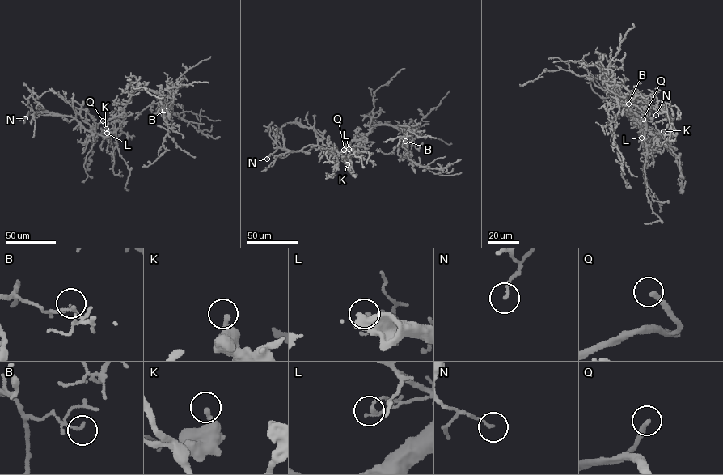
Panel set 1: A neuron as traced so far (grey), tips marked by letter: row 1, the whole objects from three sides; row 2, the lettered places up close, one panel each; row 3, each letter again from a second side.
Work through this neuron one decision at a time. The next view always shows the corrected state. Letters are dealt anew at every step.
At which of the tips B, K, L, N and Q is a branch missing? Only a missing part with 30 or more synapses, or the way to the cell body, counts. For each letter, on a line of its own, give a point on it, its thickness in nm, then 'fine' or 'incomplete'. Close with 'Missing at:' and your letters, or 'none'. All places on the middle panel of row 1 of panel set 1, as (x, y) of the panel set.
B: at (405, 141); 100 nm thick; fine
K: at (347, 164); 300 nm thick; fine
L: at (348, 149); 180 nm thick; fine
N: at (267, 159); 120 nm thick; fine
Q: at (344, 150); 240 nm thick; incomplete
Missing at: Q

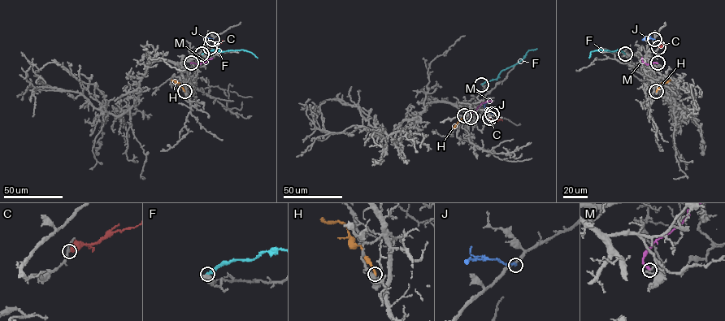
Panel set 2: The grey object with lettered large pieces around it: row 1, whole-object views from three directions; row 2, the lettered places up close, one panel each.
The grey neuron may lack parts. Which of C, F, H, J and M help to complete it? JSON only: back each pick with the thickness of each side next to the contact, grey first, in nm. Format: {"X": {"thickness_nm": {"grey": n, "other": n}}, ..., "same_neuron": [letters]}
{"C": {"thickness_nm": {"grey": 170, "other": 320}}, "same_neuron": ["C"]}

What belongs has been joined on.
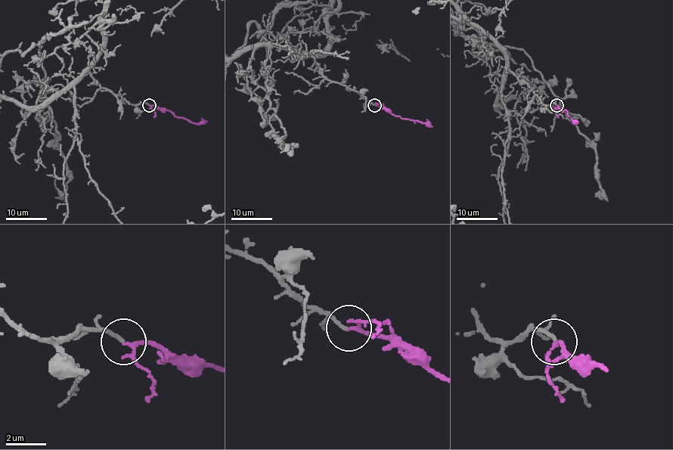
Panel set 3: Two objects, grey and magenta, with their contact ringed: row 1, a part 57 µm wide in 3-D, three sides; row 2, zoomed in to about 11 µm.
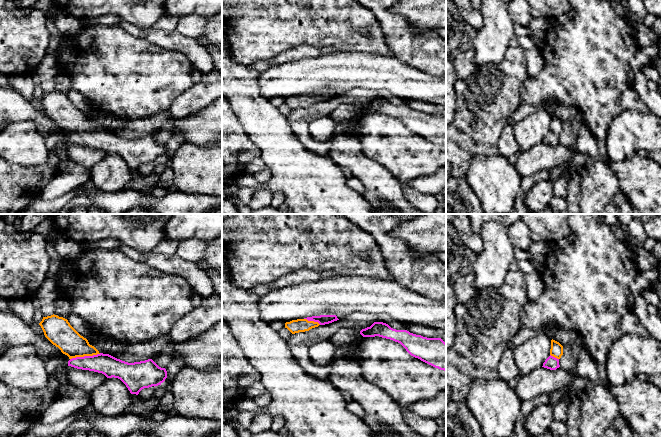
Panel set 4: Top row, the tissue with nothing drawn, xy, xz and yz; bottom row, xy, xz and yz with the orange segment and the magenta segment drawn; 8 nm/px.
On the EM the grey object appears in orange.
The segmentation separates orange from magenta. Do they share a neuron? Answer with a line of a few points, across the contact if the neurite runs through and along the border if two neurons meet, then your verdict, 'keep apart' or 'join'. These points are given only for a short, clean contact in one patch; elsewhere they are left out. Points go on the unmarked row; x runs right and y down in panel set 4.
xy (62, 111), (85, 131), (94, 137), (106, 140) | join

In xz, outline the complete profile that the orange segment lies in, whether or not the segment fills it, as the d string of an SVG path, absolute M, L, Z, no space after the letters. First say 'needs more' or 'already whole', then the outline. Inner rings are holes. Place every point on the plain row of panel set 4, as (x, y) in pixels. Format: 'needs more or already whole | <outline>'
needs more | M320 91L312 92L304 95L292 96L285 99L287 104L292 110L309 107L319 101L325 101L339 96L336 91Z

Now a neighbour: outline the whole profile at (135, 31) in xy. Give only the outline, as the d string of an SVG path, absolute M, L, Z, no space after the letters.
M121 21L116 26L121 27L122 29L128 31L130 34L132 34L135 37L144 39L146 33L144 29L140 29L126 21Z

